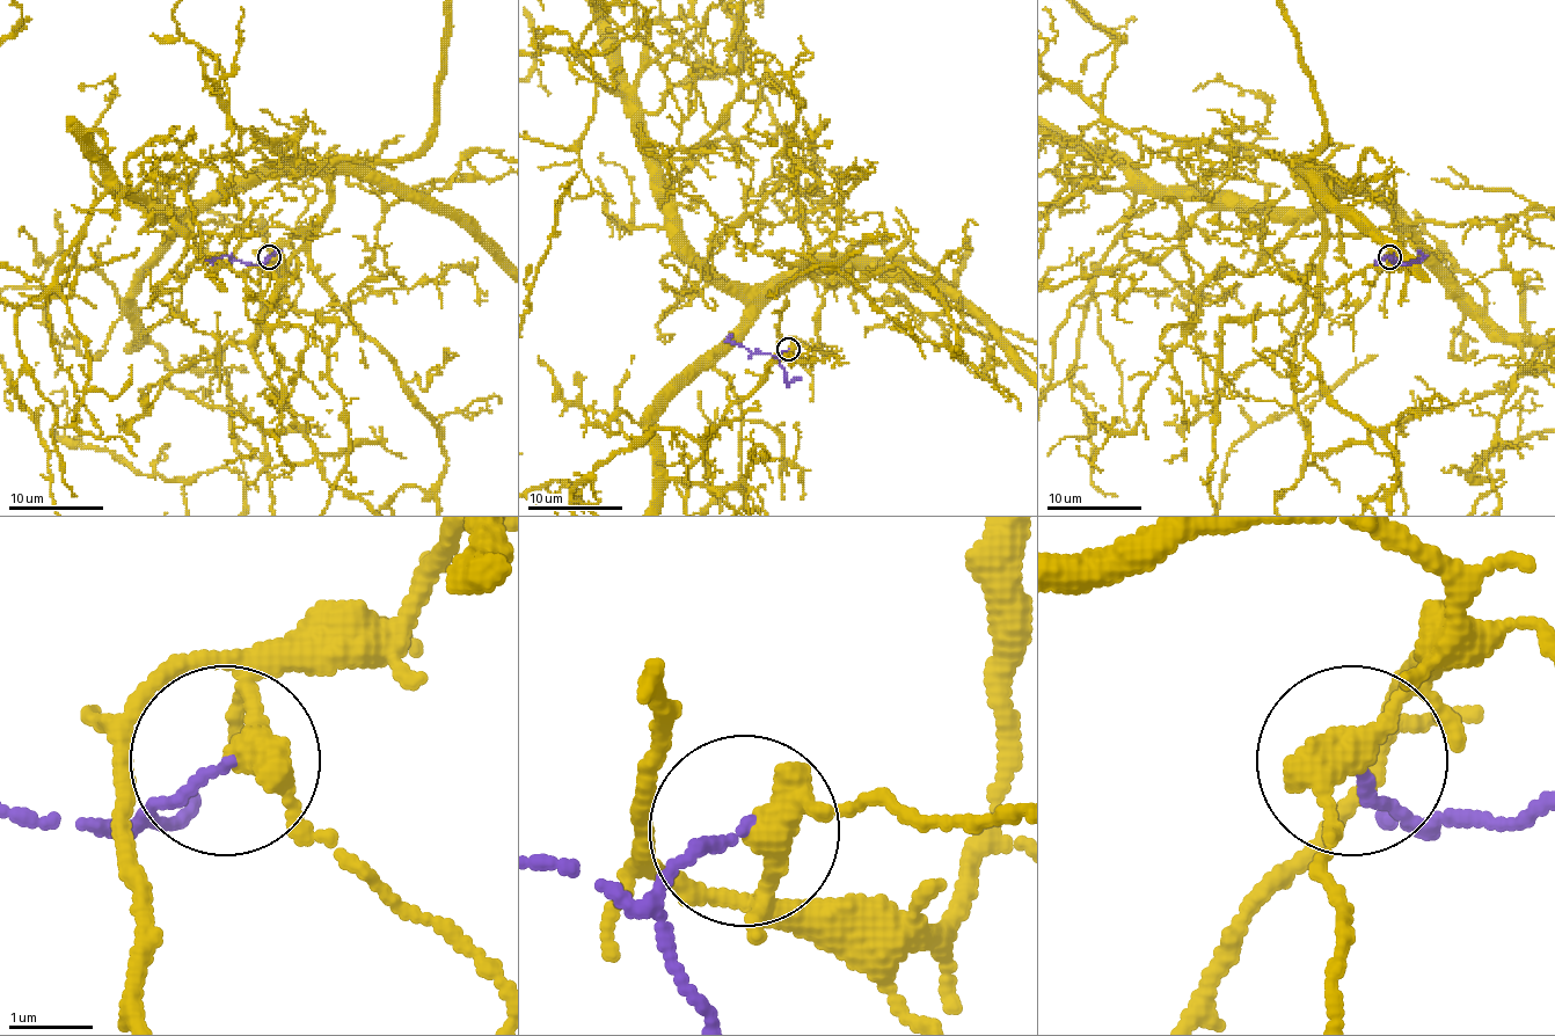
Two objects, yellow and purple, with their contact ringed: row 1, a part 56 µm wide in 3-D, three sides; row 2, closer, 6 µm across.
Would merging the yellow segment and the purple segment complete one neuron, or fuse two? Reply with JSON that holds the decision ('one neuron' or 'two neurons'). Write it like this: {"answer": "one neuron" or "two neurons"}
{"answer": "two neurons"}

